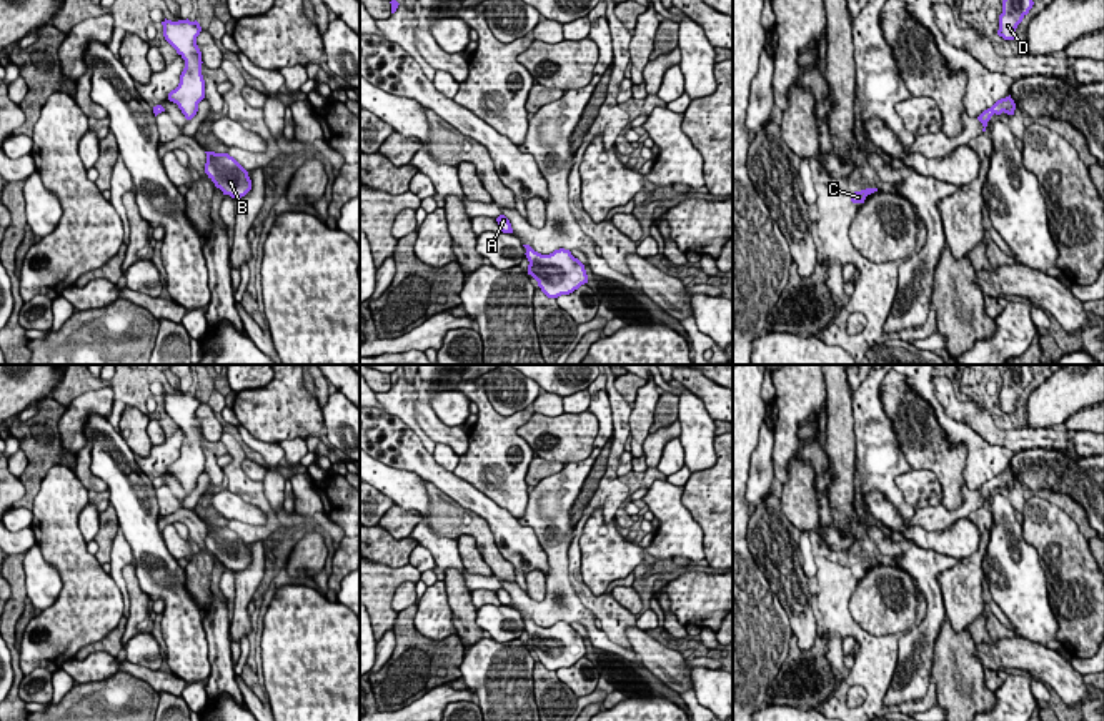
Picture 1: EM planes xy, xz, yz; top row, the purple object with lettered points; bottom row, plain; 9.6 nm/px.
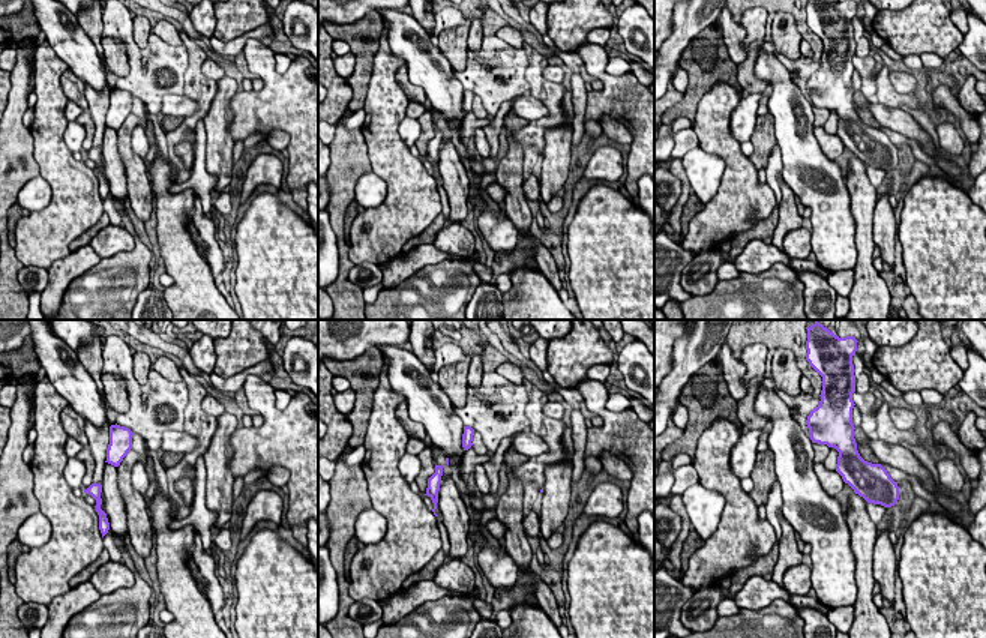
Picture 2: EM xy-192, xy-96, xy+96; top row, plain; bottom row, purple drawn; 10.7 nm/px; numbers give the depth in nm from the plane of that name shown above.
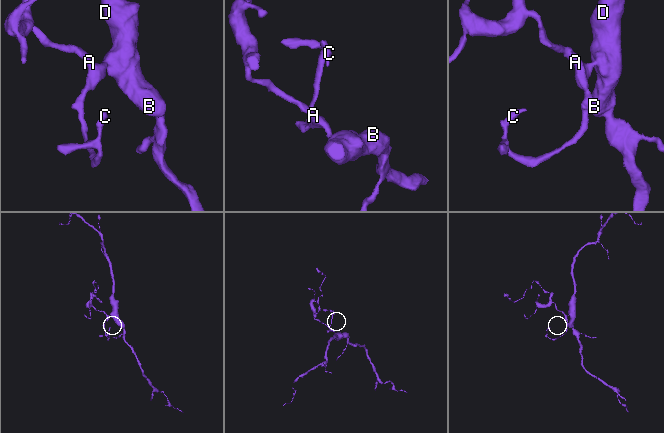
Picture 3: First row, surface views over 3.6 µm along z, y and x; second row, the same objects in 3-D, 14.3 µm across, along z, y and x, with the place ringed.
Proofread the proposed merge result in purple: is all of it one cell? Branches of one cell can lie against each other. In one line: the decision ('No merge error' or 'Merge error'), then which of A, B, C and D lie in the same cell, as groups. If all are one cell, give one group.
No merge error. Groups: A B C D

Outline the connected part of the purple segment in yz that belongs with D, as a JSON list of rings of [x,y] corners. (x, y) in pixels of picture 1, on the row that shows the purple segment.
[[[1002,0],[1002,13],[999,15],[997,35],[1004,40],[1014,40],[1017,35],[1017,25],[1029,13],[1032,5],[1032,0]]]

